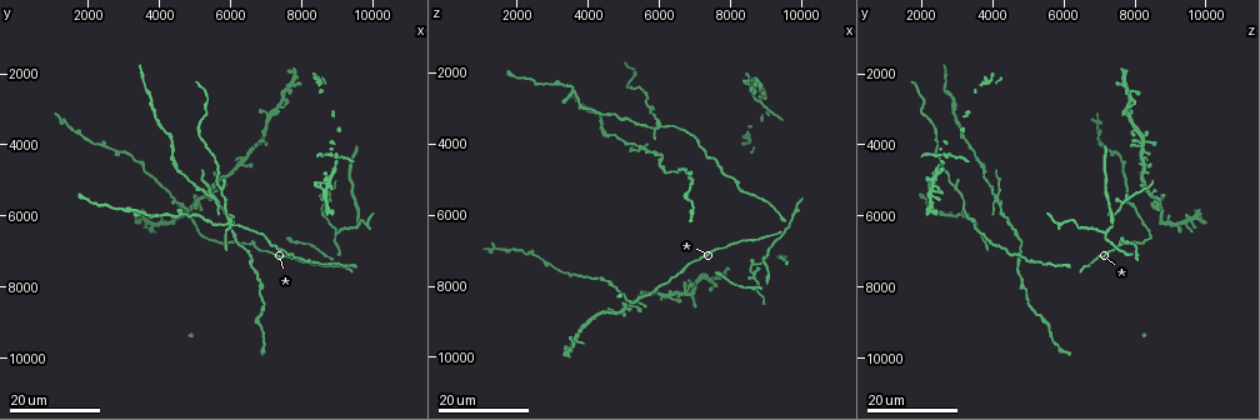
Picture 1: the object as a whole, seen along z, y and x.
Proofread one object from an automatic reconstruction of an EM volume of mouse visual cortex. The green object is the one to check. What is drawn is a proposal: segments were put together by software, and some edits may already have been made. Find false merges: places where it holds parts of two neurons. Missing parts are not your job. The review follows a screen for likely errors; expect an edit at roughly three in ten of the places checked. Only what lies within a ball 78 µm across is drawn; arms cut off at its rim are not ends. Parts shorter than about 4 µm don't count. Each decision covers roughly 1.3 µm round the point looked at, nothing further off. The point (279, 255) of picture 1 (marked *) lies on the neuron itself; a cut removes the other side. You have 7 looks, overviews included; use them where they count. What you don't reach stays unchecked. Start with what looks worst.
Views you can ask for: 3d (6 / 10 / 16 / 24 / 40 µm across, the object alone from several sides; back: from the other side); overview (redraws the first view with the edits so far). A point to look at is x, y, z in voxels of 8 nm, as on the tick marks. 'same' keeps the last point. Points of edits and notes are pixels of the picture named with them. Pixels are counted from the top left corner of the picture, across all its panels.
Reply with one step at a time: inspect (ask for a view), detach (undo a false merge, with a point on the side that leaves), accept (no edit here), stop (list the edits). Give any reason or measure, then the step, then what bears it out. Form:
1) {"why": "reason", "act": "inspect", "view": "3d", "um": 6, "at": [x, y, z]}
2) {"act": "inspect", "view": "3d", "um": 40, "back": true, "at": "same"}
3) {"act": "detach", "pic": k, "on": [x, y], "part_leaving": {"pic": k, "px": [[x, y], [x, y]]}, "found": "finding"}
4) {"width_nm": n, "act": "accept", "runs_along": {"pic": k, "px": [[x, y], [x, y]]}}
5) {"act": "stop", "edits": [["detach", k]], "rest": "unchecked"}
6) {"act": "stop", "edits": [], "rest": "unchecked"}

{"why": "three arms meet", "act": "inspect", "view": "3d", "um": 16, "at": [5500, 5500, 4100]}

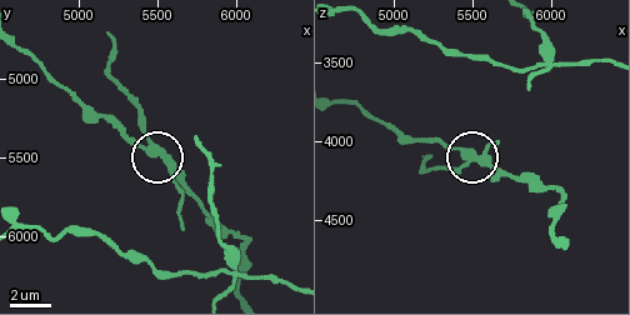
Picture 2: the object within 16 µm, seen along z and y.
{"act": "inspect", "view": "3d", "um": 6, "at": [5460, 5440, 4100]}

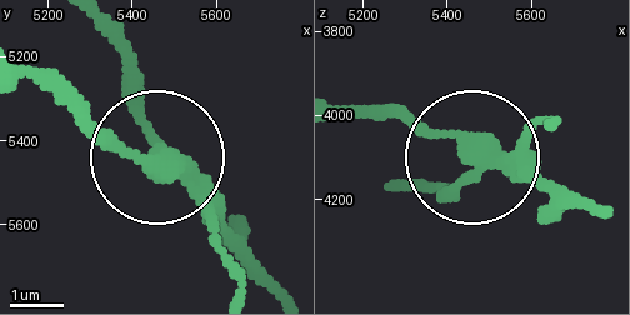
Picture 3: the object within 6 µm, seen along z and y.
{"width_nm": 290, "act": "detach", "pic": 3, "on": [224, 250], "part_leaving": {"pic": 3, "px": [[189, 175], [144, 113], [121, 31]]}, "found": "a second neuron is stuck on"}

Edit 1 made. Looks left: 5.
{"act": "inspect", "view": "overview"}

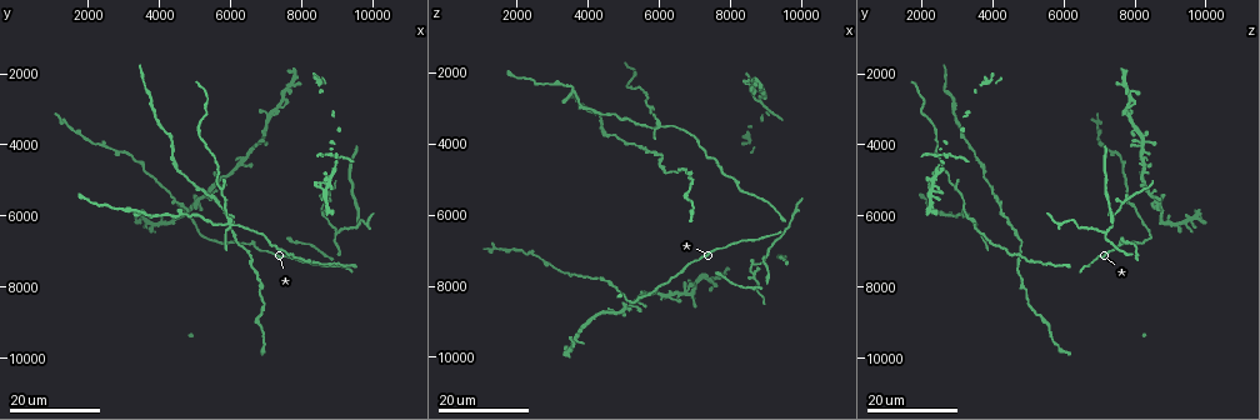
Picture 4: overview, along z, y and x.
{"why": "four or more arms meet", "act": "inspect", "view": "3d", "um": 16, "at": [6000, 6200, 3500]}

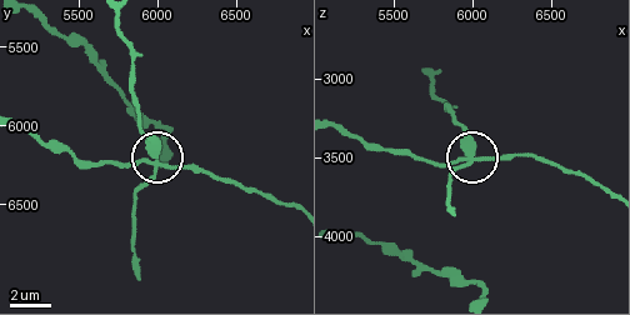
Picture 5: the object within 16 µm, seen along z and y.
{"act": "inspect", "view": "3d", "um": 10, "at": "same"}

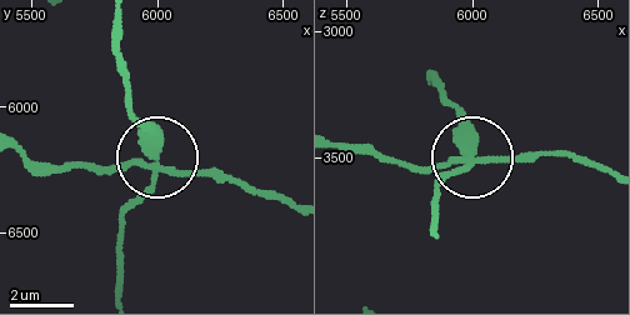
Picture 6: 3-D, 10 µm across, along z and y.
{"side_arm_um": 43, "arms": 4, "act": "detach", "pic": 6, "on": [149, 126], "found": "a second neuron is stuck on"}

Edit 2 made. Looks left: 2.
{"act": "stop", "edits": [["detach", 3], ["detach", 6]], "rest": "unchecked"}

